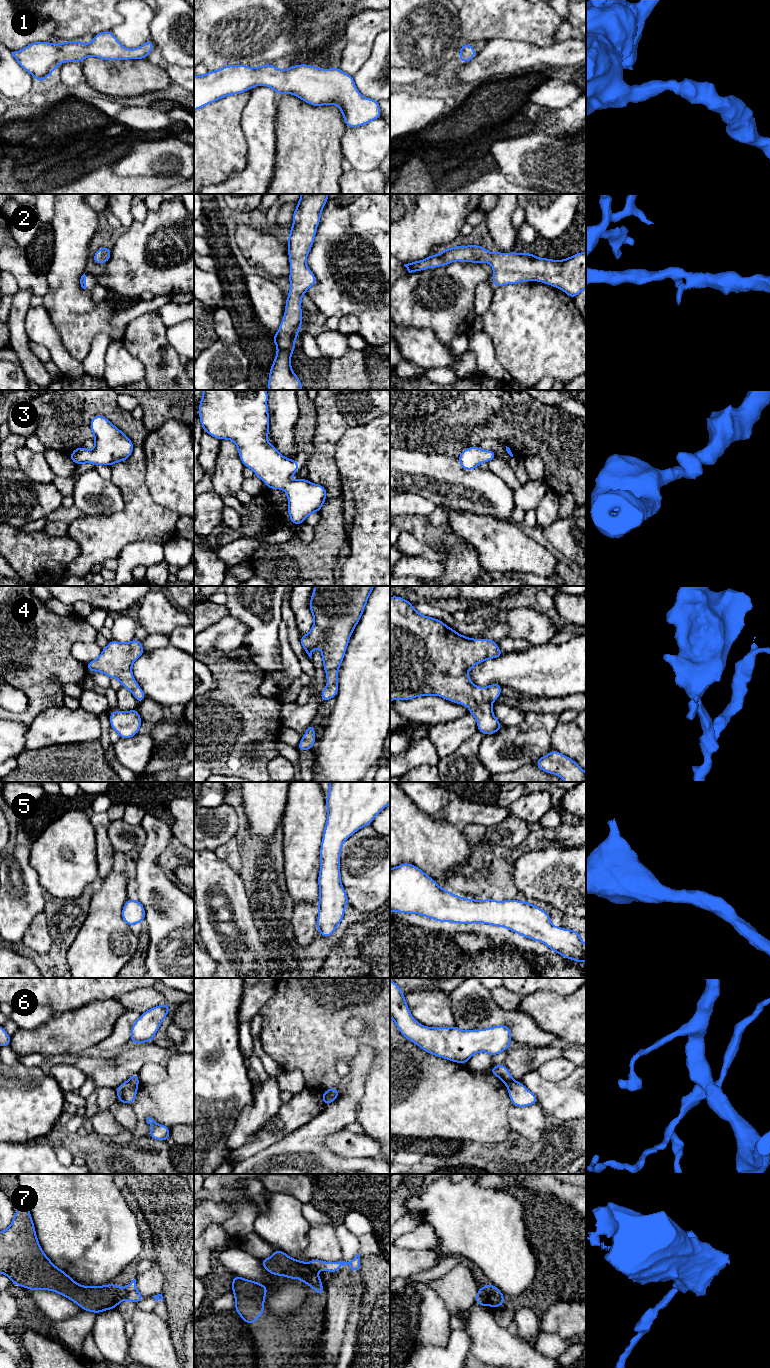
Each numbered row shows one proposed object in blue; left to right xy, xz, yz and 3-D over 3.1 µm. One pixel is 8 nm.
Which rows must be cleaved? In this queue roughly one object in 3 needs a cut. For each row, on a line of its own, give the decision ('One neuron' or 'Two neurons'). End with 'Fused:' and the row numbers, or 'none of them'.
1: One neuron
2: One neuron
3: One neuron
4: One neuron
5: One neuron
6: Two neurons
7: Two neurons
Fused: 6, 7

